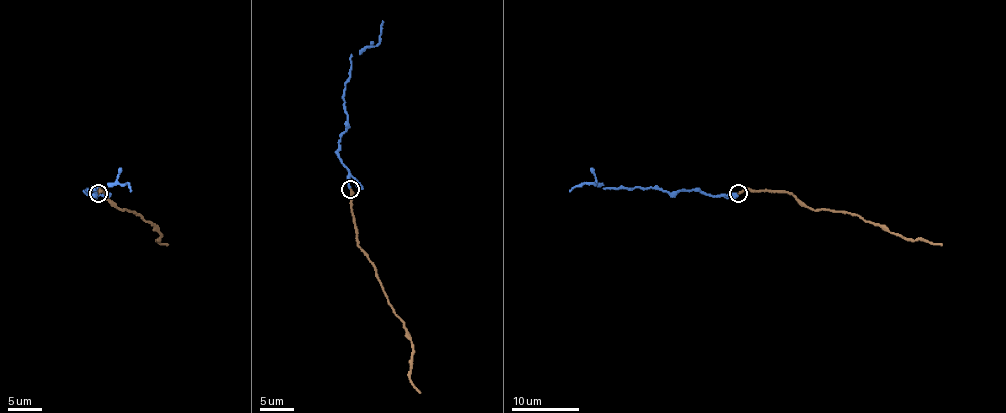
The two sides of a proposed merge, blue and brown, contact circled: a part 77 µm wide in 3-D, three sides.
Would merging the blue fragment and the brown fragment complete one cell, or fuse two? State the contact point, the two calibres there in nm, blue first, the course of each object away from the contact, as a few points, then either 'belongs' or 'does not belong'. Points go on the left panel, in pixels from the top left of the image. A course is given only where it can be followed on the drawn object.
place (98, 193); calibres 180 and 260 nm; course blue (98, 193), (96, 196), (86, 193), (86, 189), (94, 193), (91, 188), (126, 183), (131, 191); course brown (98, 193), (99, 189), (120, 209), (135, 213), (152, 223), (160, 233), (158, 241), (168, 245); does not belong

